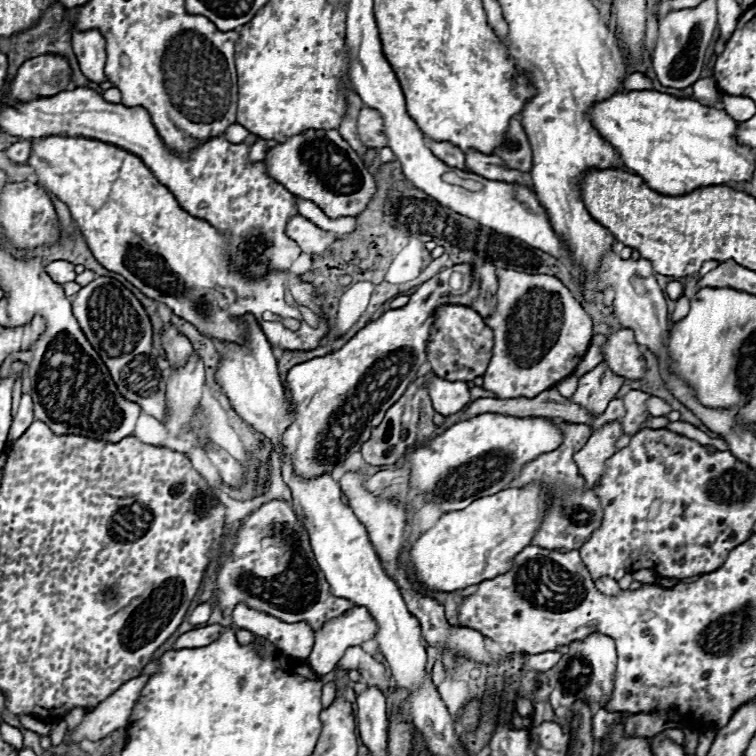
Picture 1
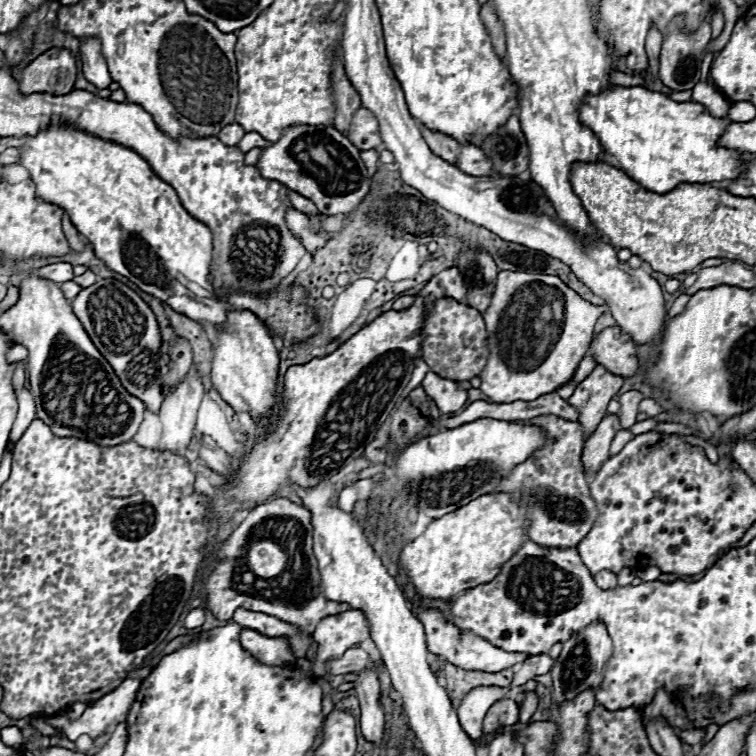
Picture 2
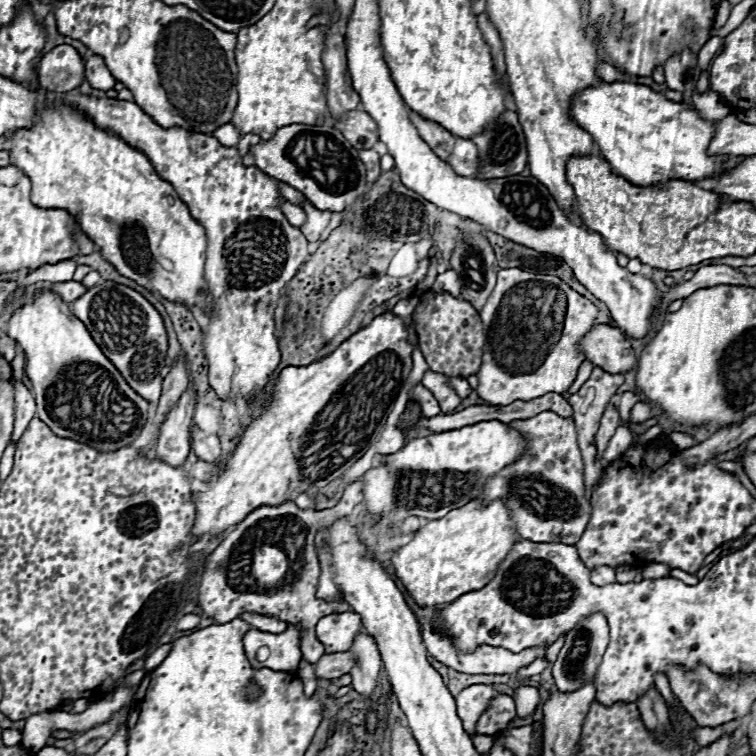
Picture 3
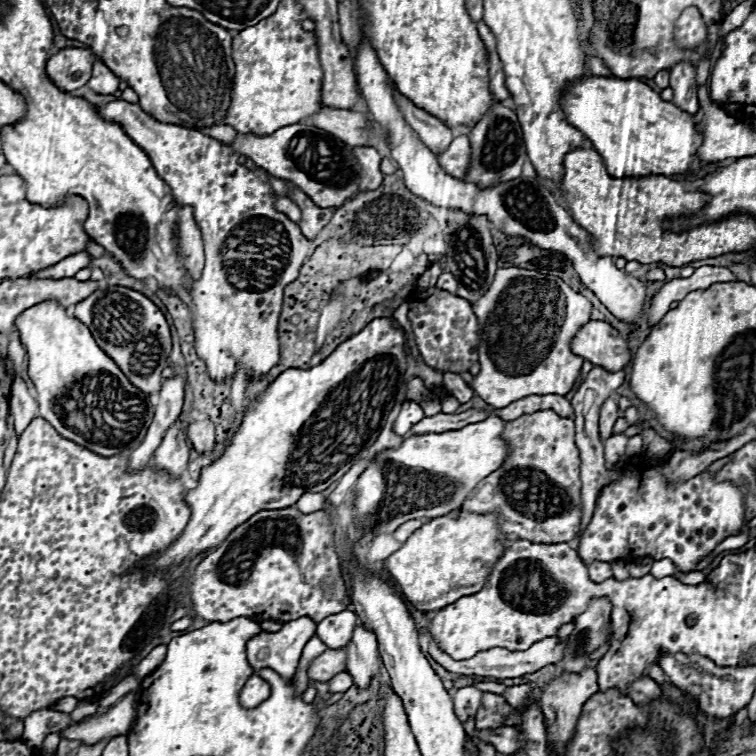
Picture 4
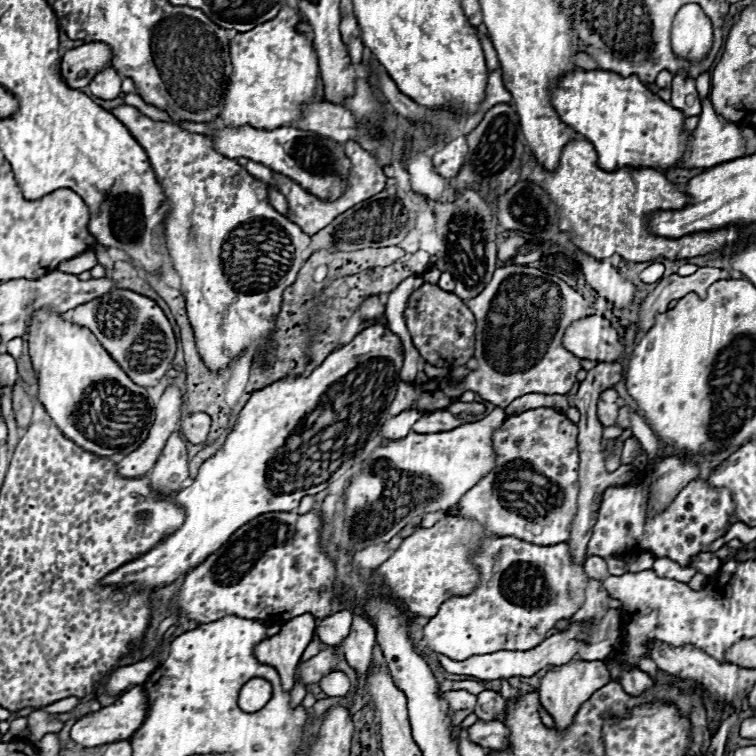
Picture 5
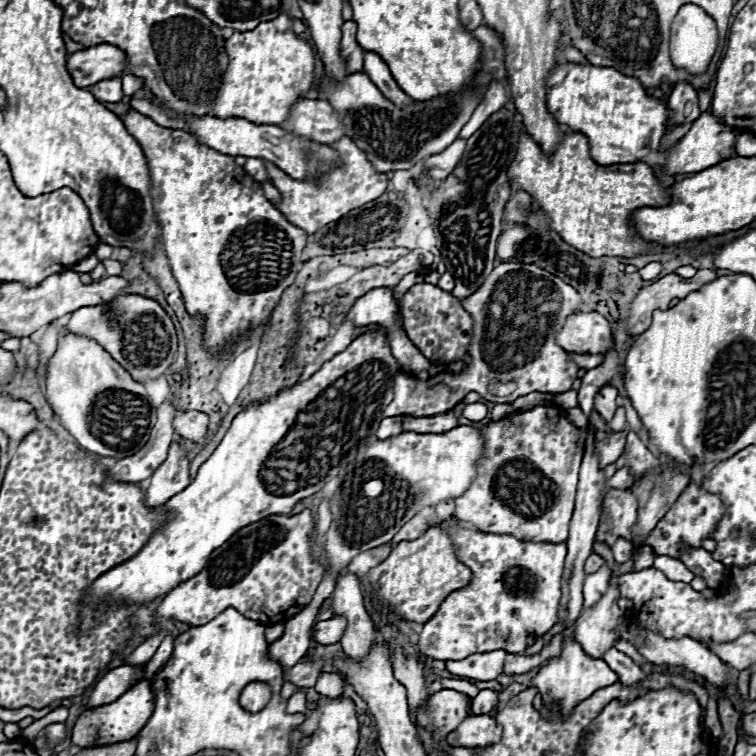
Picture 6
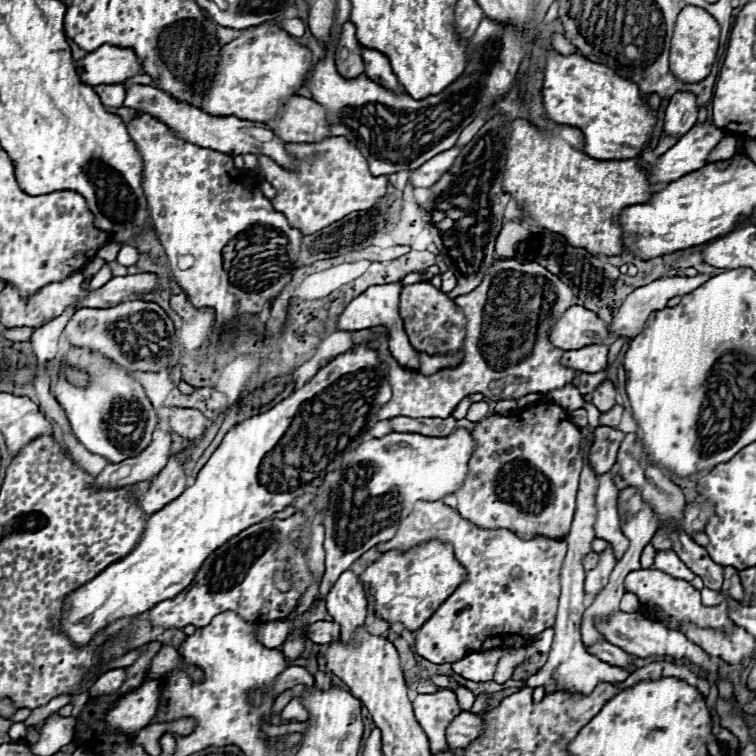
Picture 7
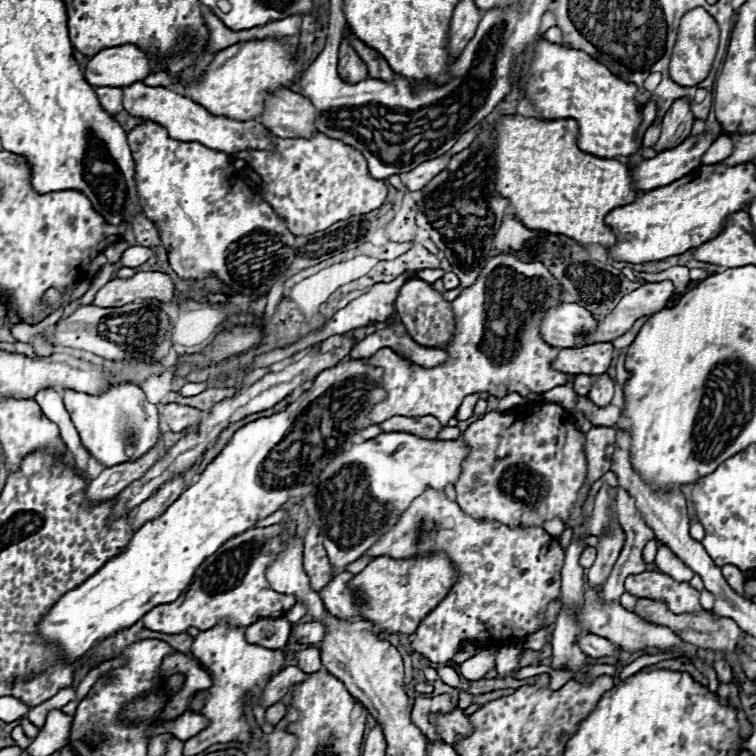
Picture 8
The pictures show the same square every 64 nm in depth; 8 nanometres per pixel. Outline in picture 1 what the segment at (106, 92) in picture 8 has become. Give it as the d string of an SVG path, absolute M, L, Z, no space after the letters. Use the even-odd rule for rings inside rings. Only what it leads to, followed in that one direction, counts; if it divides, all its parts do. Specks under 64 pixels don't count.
M72 30L72 46L78 58L80 70L88 80L96 84L102 84L108 80L104 74L104 64L106 64L104 44L106 42L98 30L88 30L88 32Z

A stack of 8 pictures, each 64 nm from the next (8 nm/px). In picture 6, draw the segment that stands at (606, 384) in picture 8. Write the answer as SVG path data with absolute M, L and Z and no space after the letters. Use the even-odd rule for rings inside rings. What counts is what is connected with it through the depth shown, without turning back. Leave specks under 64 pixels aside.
M604 386L600 388L600 392L596 394L596 400L594 400L594 408L600 412L600 416L604 420L610 420L614 416L614 410L618 408L616 406L616 398L618 398L618 390L614 386Z

